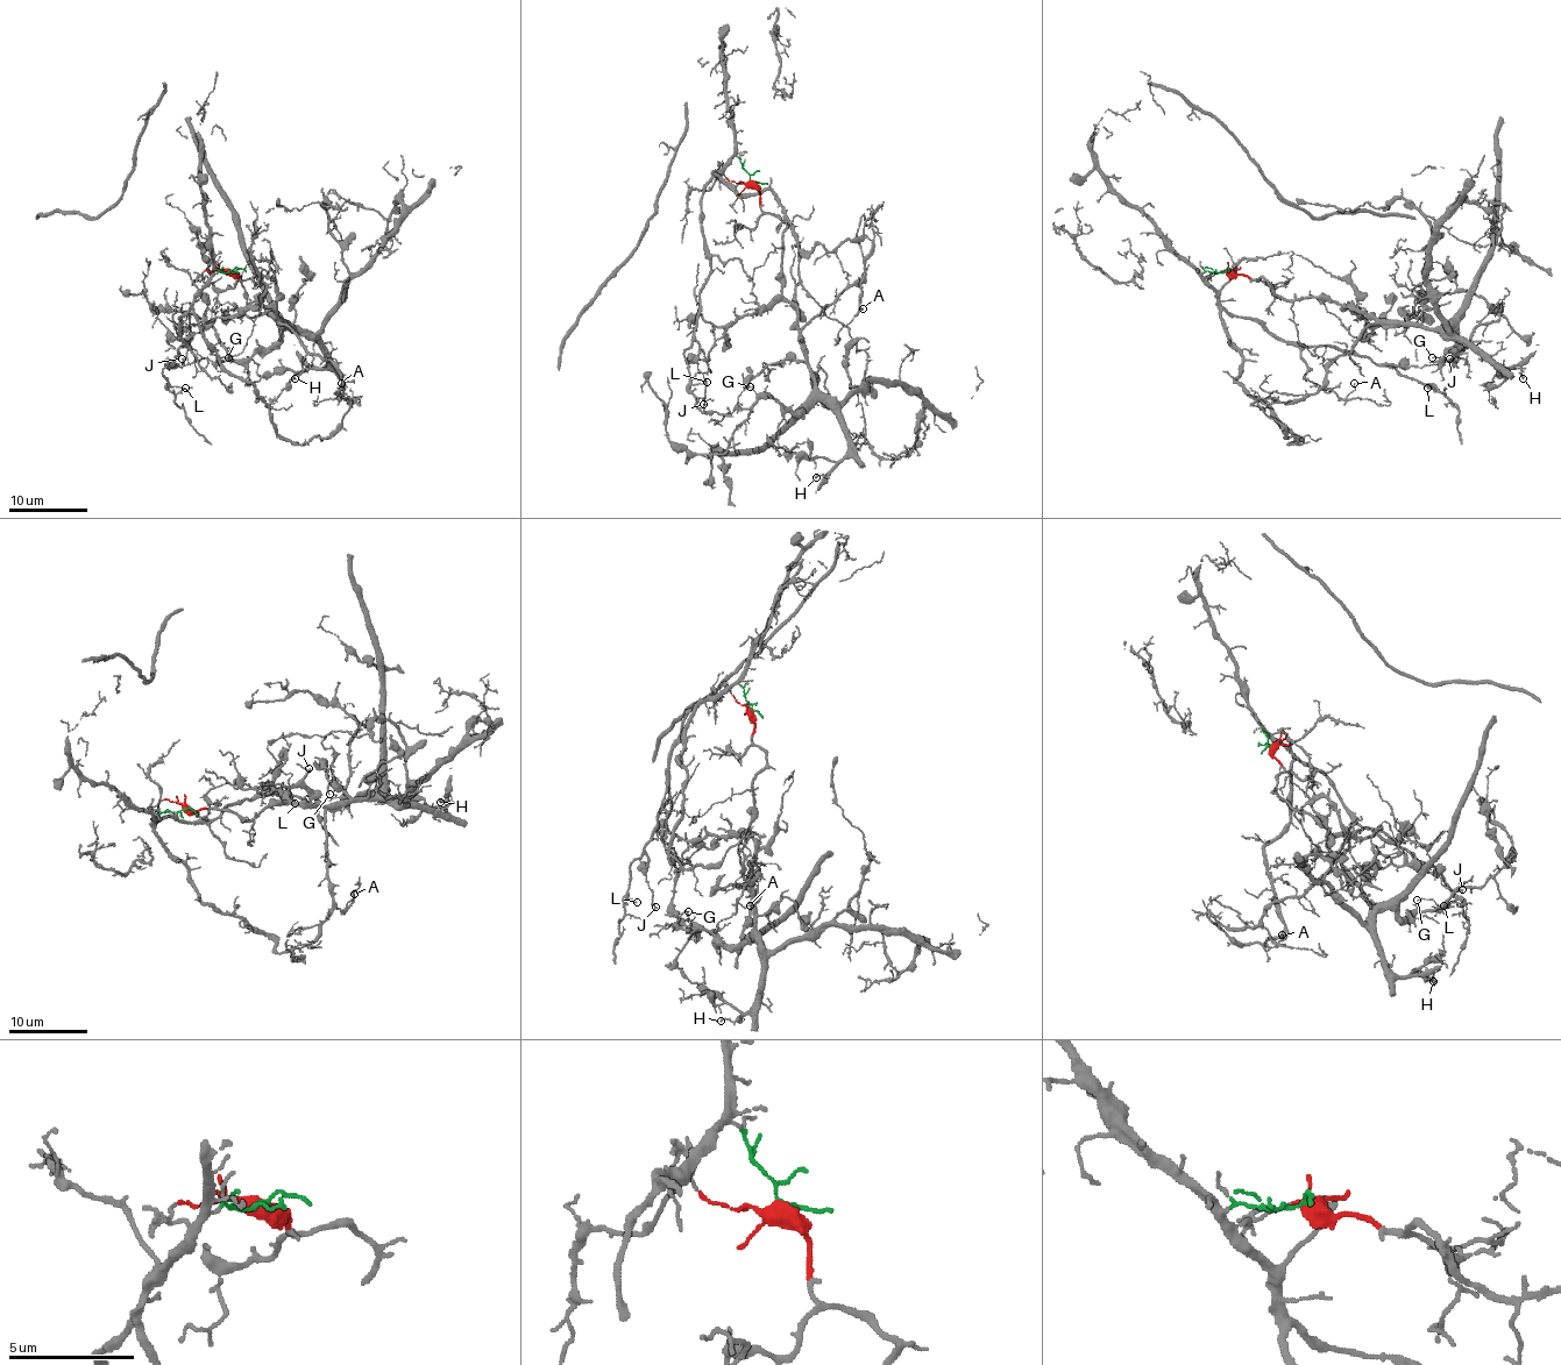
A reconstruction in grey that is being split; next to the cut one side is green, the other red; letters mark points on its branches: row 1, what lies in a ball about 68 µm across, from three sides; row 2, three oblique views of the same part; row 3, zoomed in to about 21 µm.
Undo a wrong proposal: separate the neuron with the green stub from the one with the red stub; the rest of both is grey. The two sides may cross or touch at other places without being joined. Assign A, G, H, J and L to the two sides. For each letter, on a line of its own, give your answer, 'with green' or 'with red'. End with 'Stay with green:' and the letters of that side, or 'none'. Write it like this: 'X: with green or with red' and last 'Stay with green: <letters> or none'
A: with red
G: with red
H: with red
J: with green
L: with green
Stay with green: J, L

